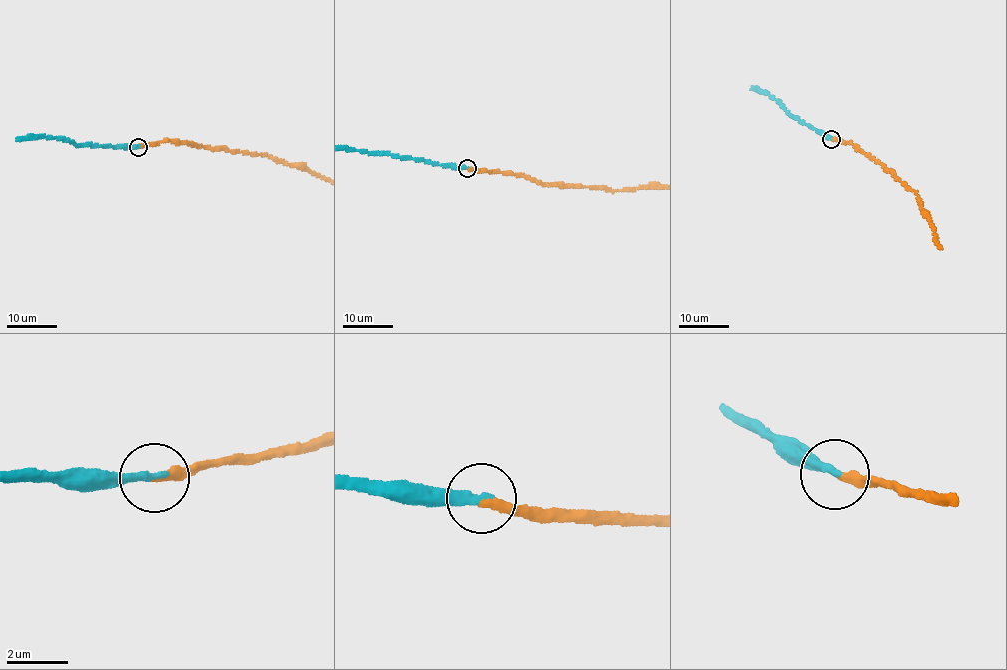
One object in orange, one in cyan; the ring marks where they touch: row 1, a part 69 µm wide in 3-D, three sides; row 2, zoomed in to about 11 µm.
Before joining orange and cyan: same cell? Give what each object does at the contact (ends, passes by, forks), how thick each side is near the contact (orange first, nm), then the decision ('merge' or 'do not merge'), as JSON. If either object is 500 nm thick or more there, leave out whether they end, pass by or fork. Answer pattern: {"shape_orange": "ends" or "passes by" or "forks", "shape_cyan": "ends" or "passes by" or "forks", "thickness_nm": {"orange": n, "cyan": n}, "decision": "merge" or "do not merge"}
{"shape_orange": "ends", "shape_cyan": "ends", "thickness_nm": {"orange": 280, "cyan": 320}, "decision": "merge"}

